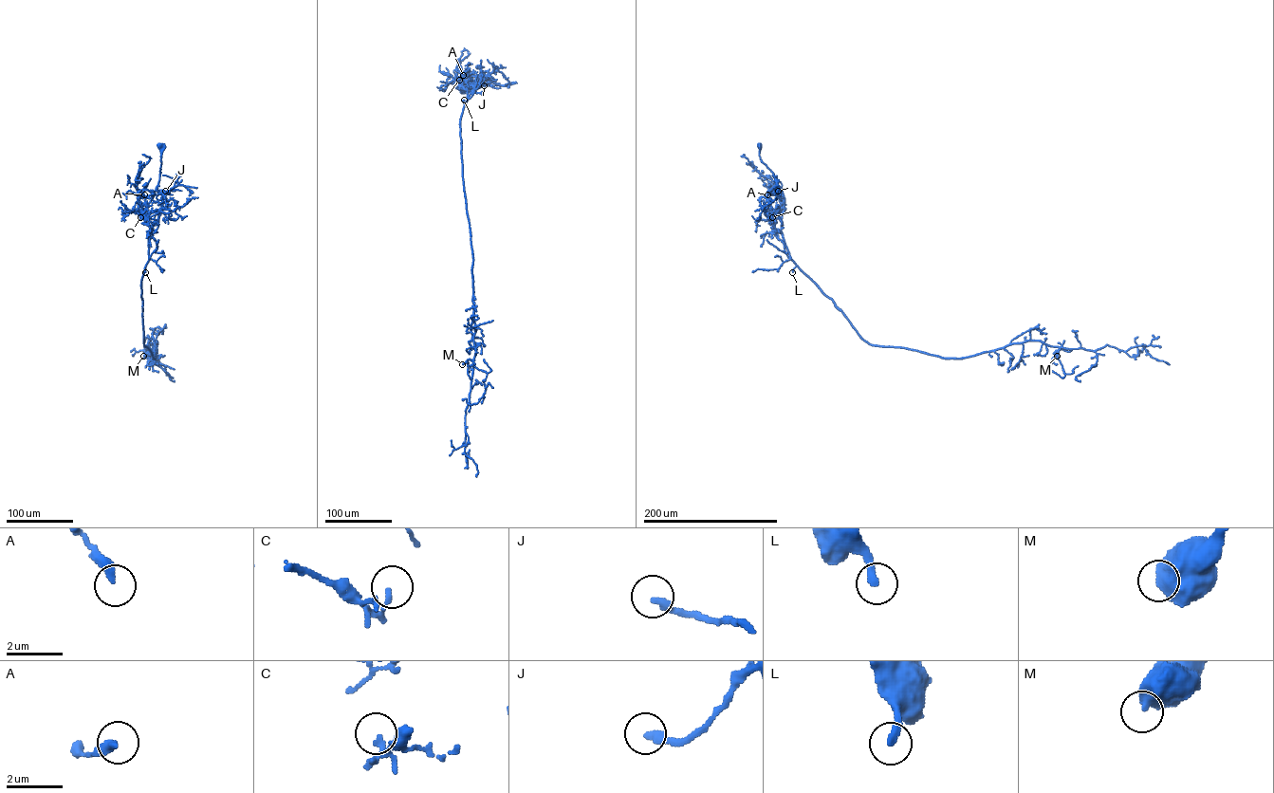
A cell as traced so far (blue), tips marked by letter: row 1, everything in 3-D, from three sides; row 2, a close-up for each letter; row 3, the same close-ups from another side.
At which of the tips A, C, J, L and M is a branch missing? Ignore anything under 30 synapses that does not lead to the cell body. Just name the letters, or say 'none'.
L

